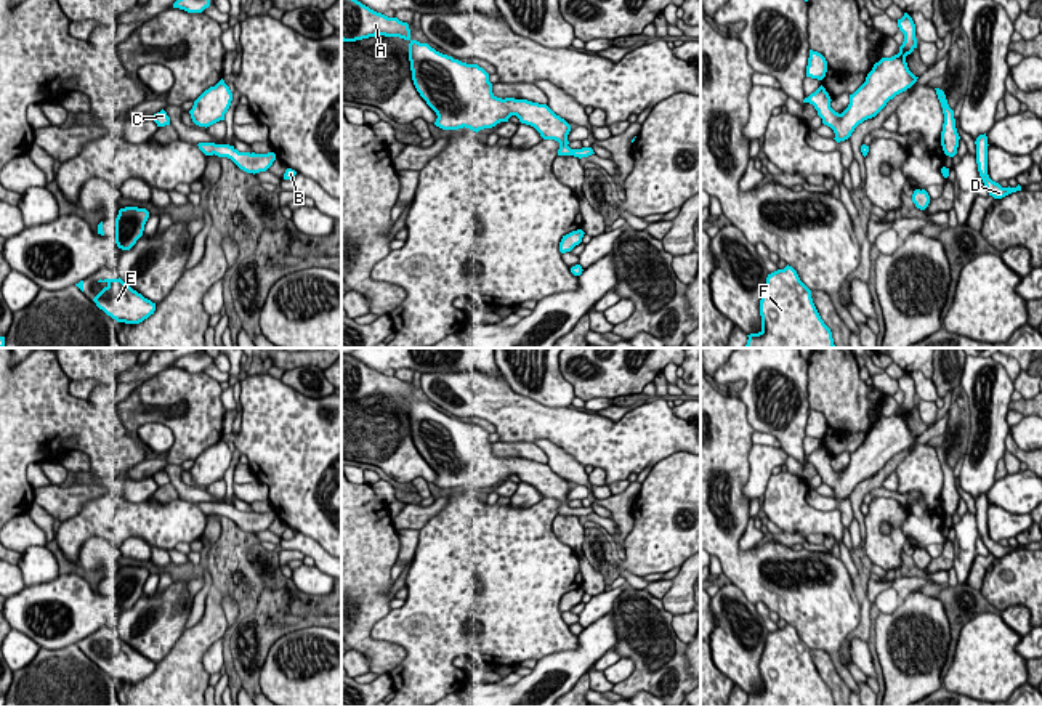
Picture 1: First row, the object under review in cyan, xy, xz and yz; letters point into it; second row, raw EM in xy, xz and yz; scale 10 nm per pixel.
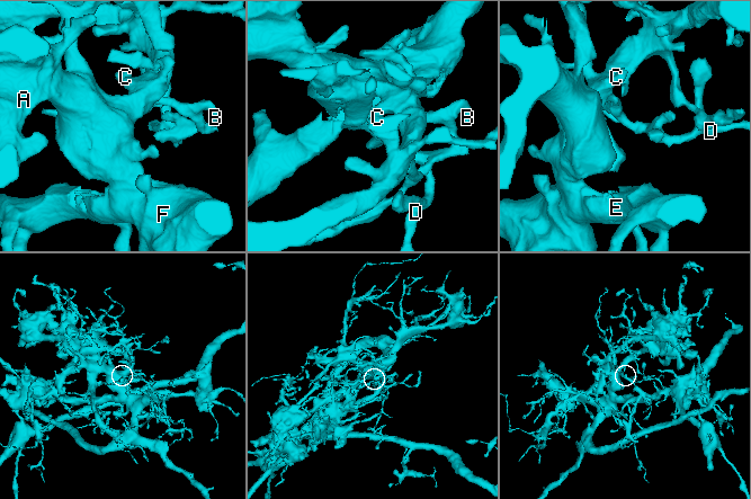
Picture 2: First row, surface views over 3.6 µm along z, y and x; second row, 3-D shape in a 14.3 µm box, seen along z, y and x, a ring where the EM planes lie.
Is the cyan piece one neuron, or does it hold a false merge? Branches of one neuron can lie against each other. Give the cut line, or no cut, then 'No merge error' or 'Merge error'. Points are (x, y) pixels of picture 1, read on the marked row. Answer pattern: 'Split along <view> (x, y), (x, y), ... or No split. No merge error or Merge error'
Split along xy (214, 149), (230, 157). Merge error

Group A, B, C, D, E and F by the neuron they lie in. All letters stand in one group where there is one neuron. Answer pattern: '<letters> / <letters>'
A C E F / B D

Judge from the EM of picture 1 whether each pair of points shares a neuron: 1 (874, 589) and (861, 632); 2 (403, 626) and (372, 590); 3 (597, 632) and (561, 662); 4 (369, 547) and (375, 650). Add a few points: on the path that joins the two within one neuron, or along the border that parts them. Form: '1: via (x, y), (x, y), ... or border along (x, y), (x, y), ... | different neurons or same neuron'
1: via (869, 600), (864, 621) | same neuron
2: border along (391, 610), (374, 626), (371, 635), (399, 646) | different neurons
3: via (592, 642), (571, 662) | same neuron
4: via (363, 573), (363, 624) | same neuron

